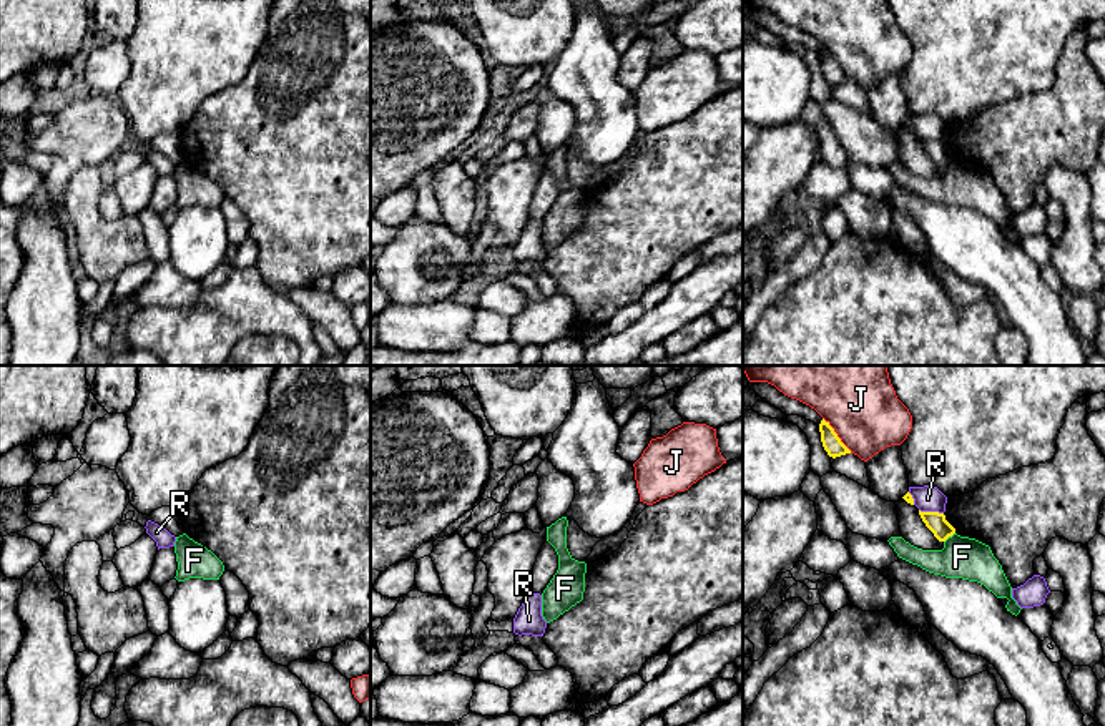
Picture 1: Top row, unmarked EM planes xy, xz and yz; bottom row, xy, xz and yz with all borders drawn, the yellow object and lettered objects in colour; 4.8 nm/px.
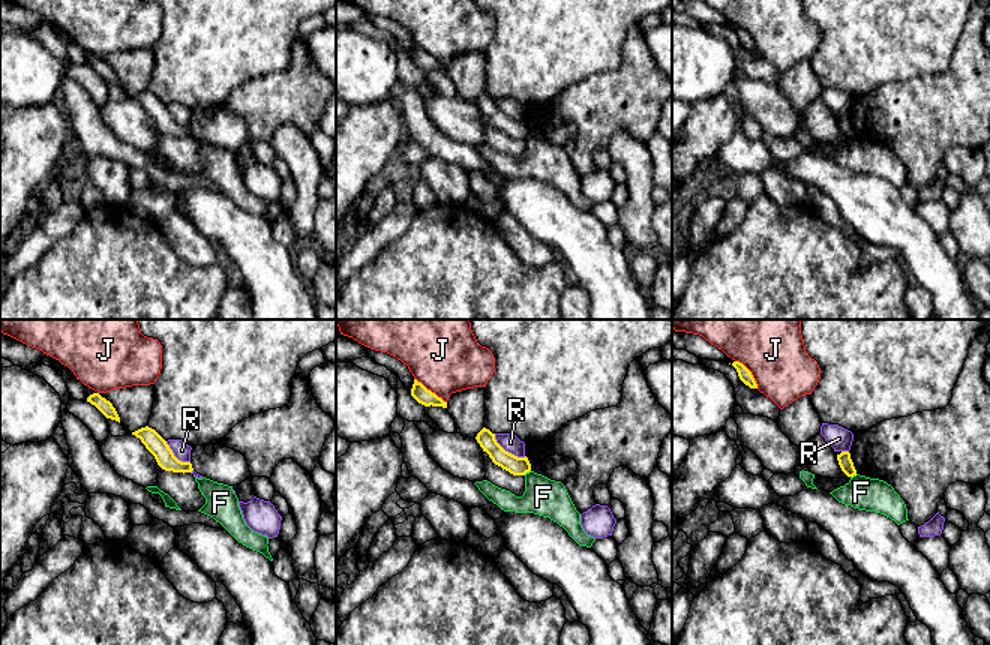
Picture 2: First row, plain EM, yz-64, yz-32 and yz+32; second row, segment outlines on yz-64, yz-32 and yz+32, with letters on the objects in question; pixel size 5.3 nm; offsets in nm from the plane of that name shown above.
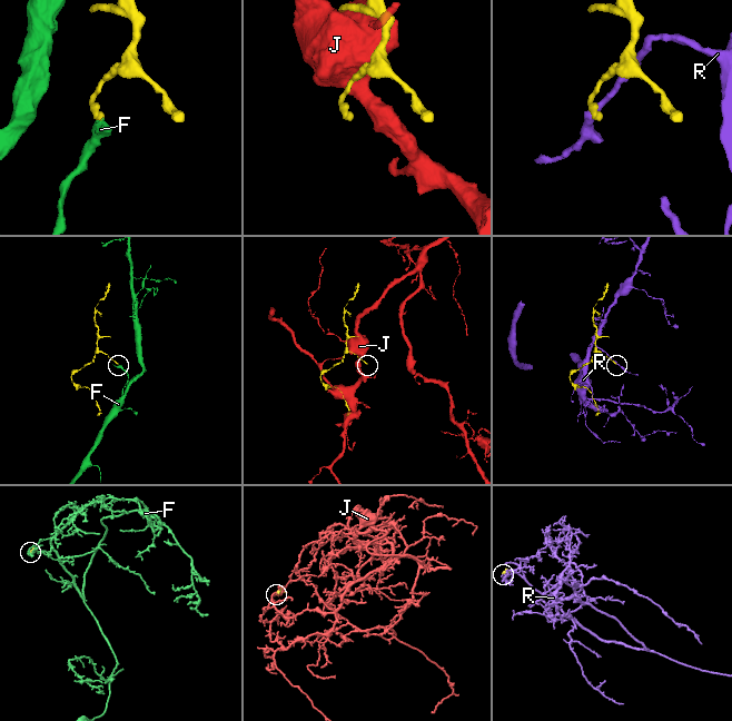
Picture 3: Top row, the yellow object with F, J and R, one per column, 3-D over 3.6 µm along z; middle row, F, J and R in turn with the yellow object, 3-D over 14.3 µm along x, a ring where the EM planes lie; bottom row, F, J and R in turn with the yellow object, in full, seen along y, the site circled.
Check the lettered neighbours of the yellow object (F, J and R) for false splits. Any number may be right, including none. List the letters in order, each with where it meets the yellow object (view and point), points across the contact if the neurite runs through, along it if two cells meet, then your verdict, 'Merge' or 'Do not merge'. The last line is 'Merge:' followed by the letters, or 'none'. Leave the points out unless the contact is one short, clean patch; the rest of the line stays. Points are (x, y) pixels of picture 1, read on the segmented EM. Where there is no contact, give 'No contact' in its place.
F: Touches yellow at yz (949, 535). Boundary: yz (954, 532), (944, 542). Do not merge
J: Touches yellow at yz (836, 436). Do not merge
R: Touches yellow at yz (931, 512). Do not merge
Merge: none

